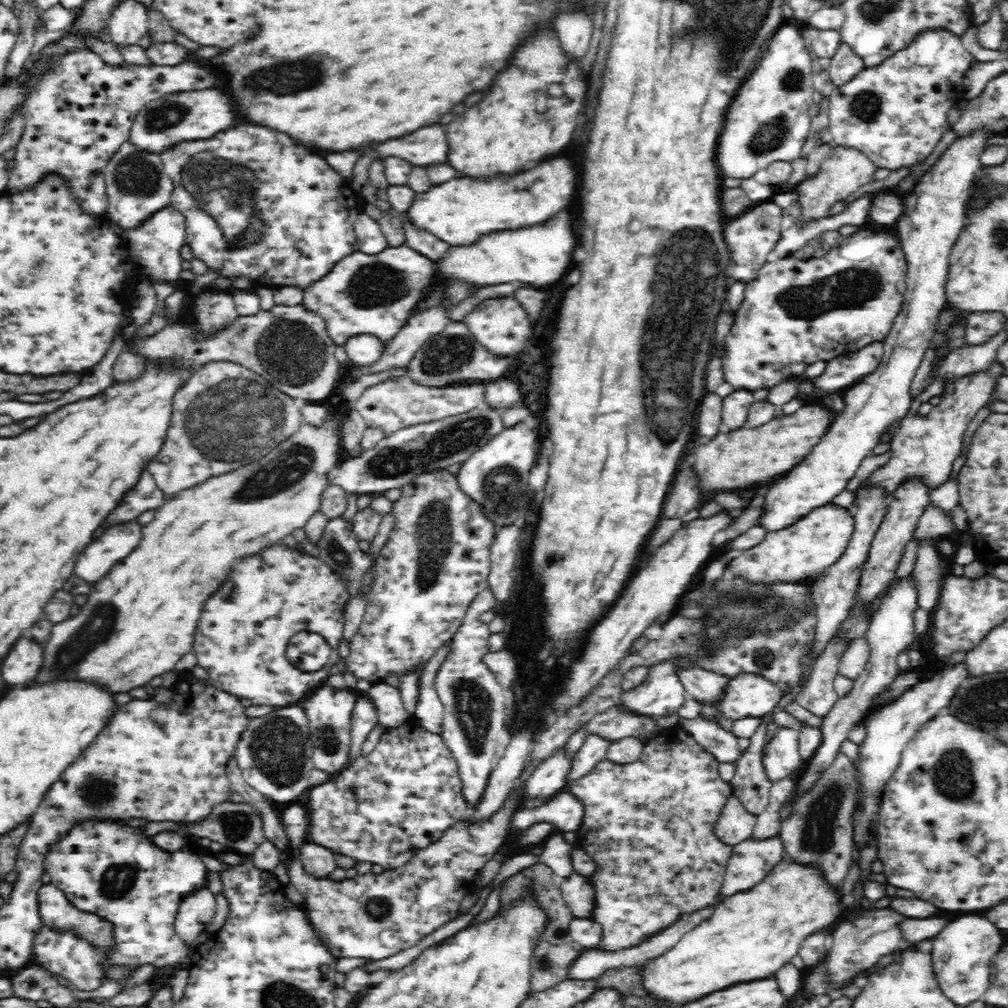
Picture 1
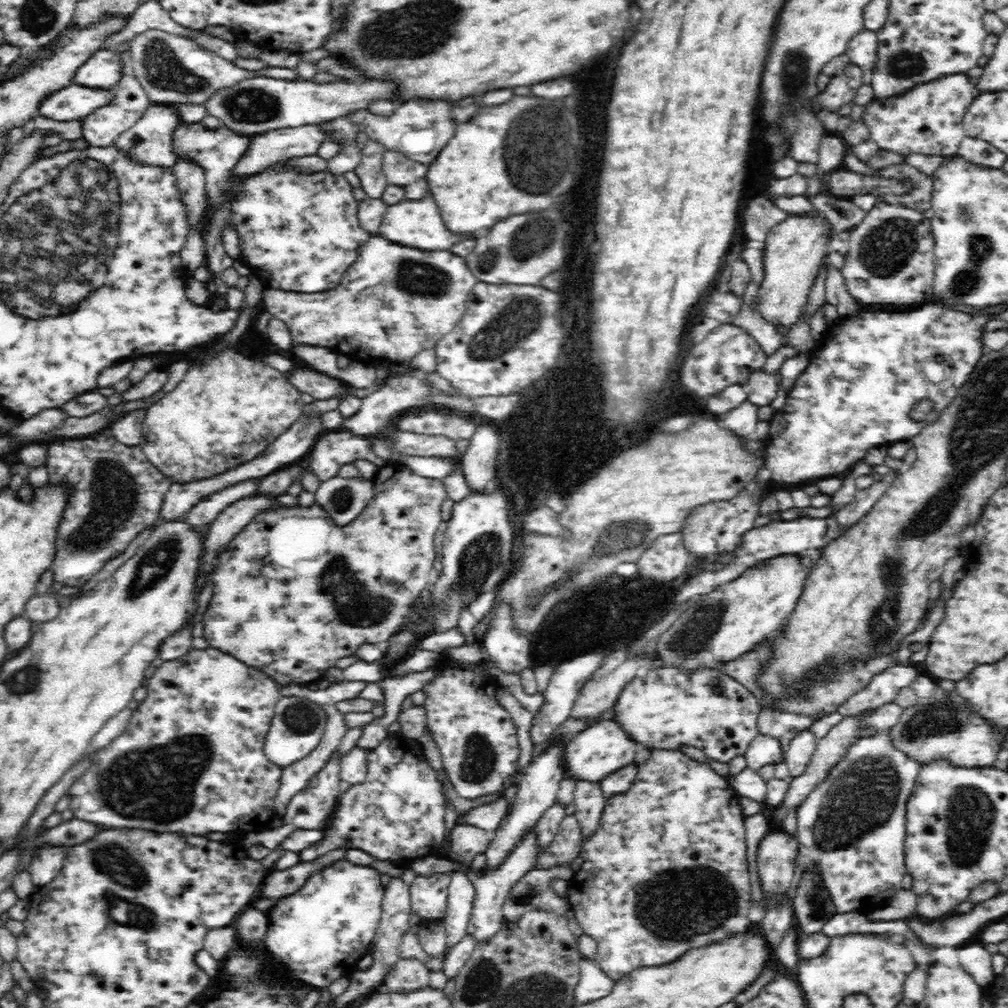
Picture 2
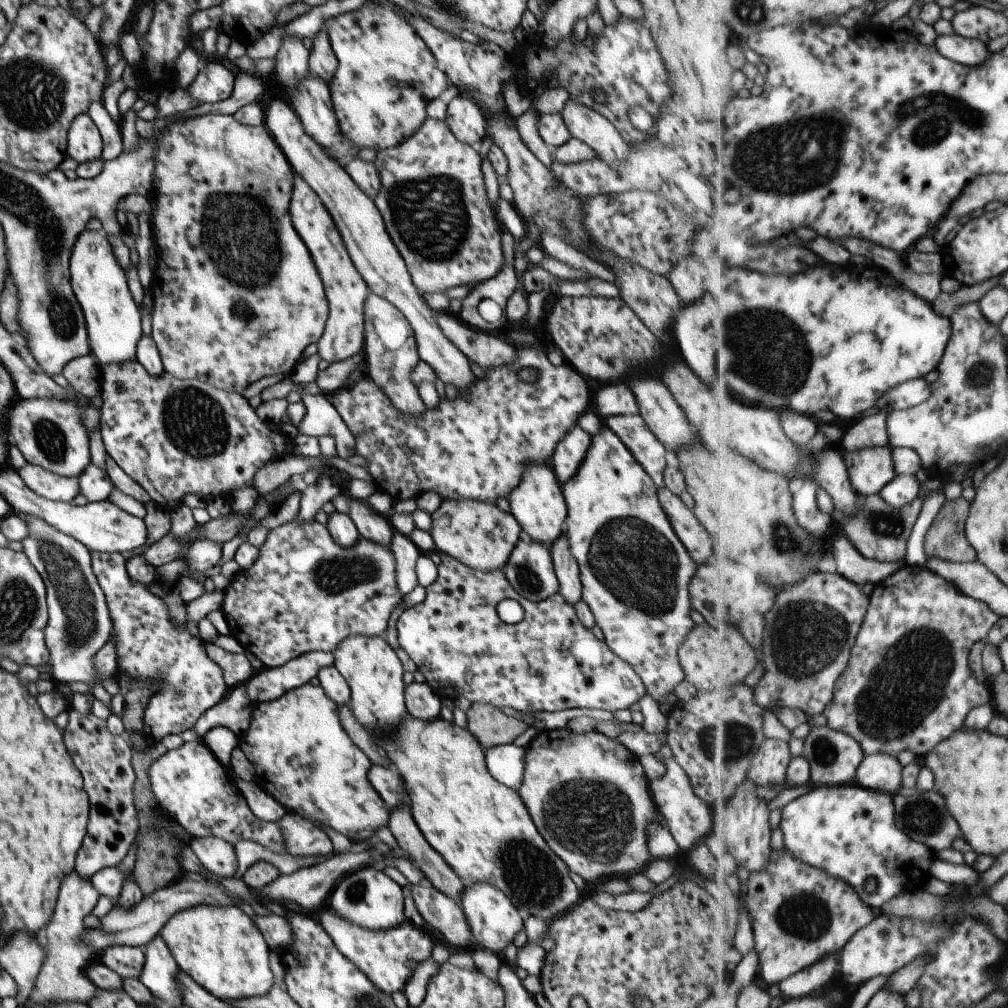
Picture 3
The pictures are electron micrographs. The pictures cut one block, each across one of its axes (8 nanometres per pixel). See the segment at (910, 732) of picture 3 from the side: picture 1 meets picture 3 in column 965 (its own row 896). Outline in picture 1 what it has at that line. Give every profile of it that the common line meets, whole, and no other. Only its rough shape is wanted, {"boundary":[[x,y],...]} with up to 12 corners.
{"boundary":[[679,726],[572,786],[599,947],[723,902],[731,785]]}

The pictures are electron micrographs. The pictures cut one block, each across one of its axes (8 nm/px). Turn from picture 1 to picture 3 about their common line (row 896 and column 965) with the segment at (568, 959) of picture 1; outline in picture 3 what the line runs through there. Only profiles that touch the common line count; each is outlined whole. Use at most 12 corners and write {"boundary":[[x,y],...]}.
{"boundary":[[946,500],[926,536],[930,560],[979,561],[972,504]]}

